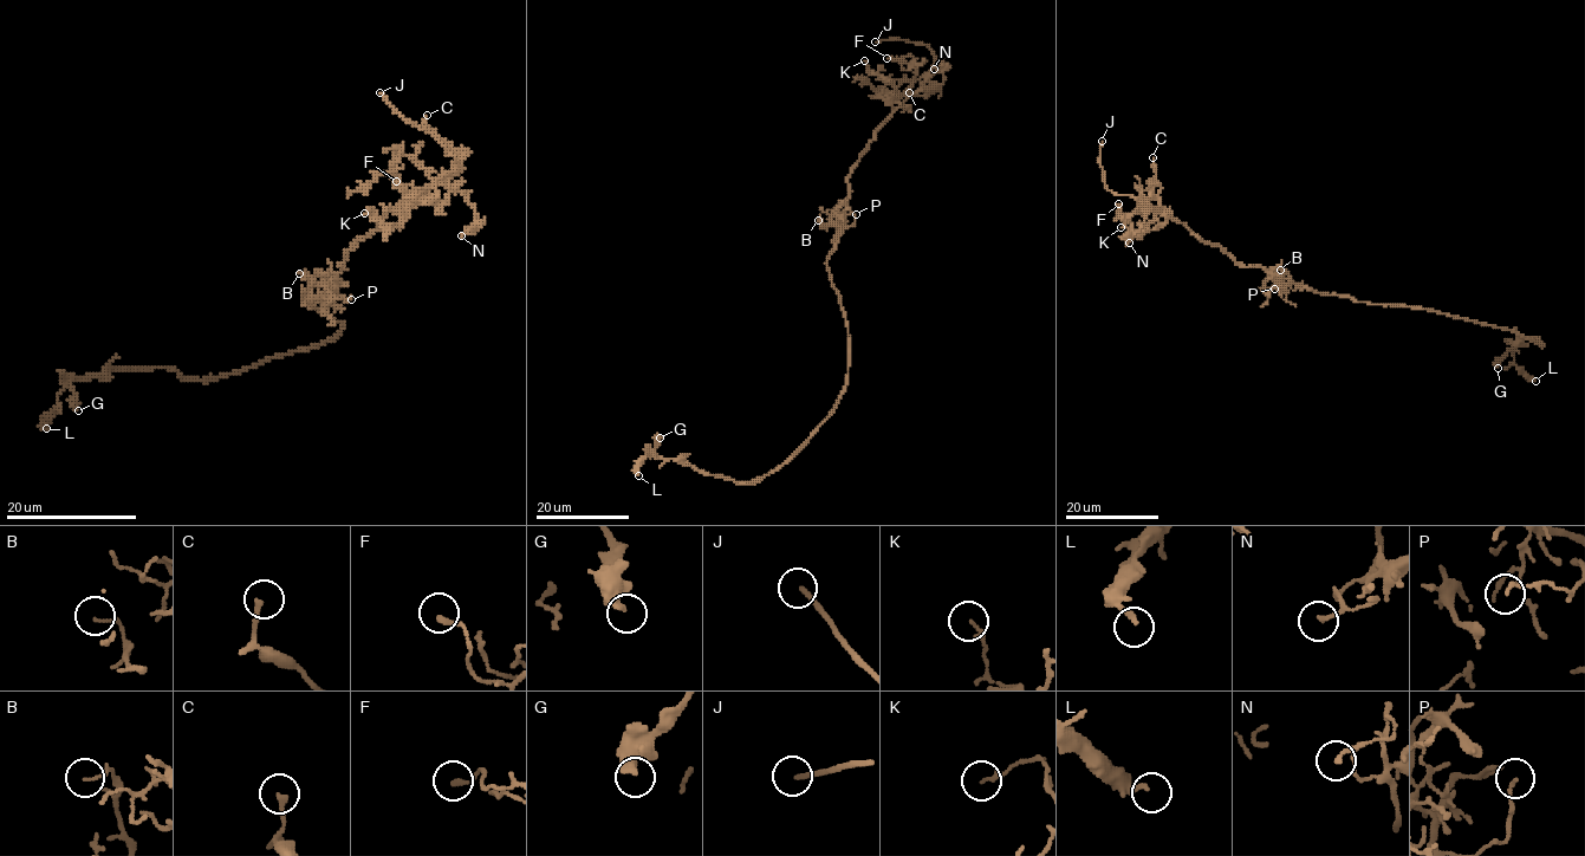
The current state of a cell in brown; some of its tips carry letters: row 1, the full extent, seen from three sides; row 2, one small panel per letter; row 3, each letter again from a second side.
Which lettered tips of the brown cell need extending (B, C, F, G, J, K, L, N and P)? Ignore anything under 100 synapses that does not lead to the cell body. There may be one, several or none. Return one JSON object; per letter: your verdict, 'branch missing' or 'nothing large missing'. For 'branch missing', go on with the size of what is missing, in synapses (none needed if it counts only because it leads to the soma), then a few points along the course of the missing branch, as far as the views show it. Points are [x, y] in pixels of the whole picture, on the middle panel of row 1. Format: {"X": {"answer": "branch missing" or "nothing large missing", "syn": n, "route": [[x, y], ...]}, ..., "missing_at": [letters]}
{"B": {"answer": "nothing large missing"}, "C": {"answer": "nothing large missing"}, "F": {"answer": "nothing large missing"}, "G": {"answer": "nothing large missing"}, "J": {"answer": "branch missing", "route": [[875, 41], [869, 43], [852, 32], [838, 14], [837, 8], [842, 4]]}, "K": {"answer": "nothing large missing"}, "L": {"answer": "nothing large missing"}, "N": {"answer": "nothing large missing"}, "P": {"answer": "nothing large missing"}, "missing_at": ["J"]}

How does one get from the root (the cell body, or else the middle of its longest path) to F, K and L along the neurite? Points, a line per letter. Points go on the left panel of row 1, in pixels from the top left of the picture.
F: (330, 317), (311, 306), (336, 281), (345, 254), (415, 190), (433, 182), (436, 194), (406, 196), (396, 181)
K: (330, 317), (311, 306), (336, 281), (345, 254), (406, 200), (406, 218), (394, 225), (371, 208), (364, 213)
L: (330, 317), (342, 323), (333, 338), (213, 380), (183, 380), (167, 368), (75, 376), (58, 396), (46, 428)

